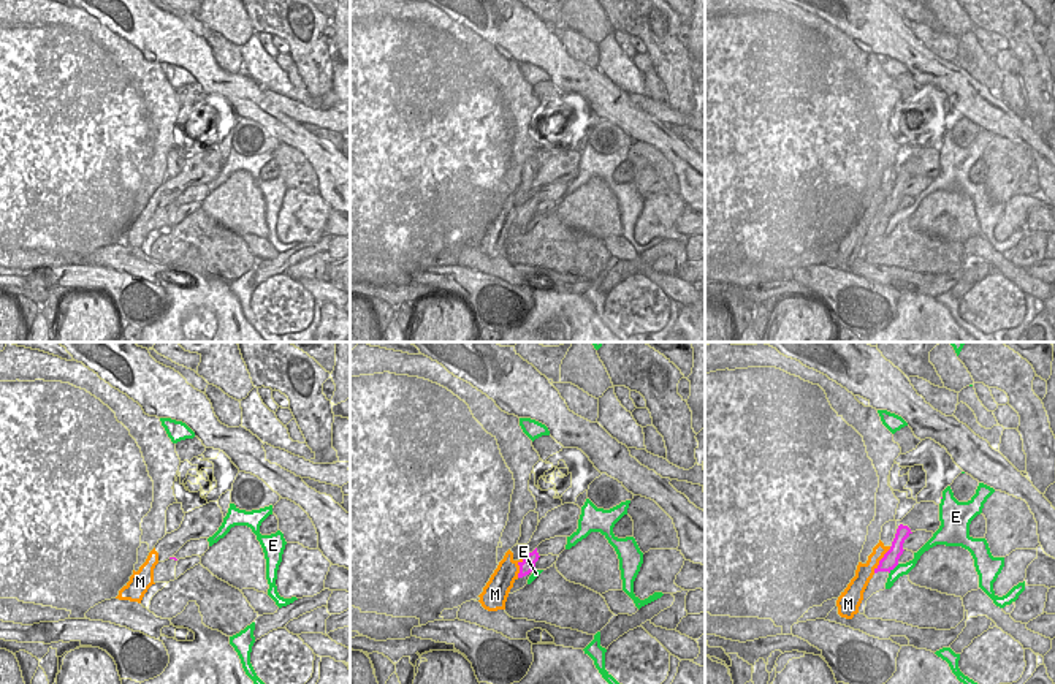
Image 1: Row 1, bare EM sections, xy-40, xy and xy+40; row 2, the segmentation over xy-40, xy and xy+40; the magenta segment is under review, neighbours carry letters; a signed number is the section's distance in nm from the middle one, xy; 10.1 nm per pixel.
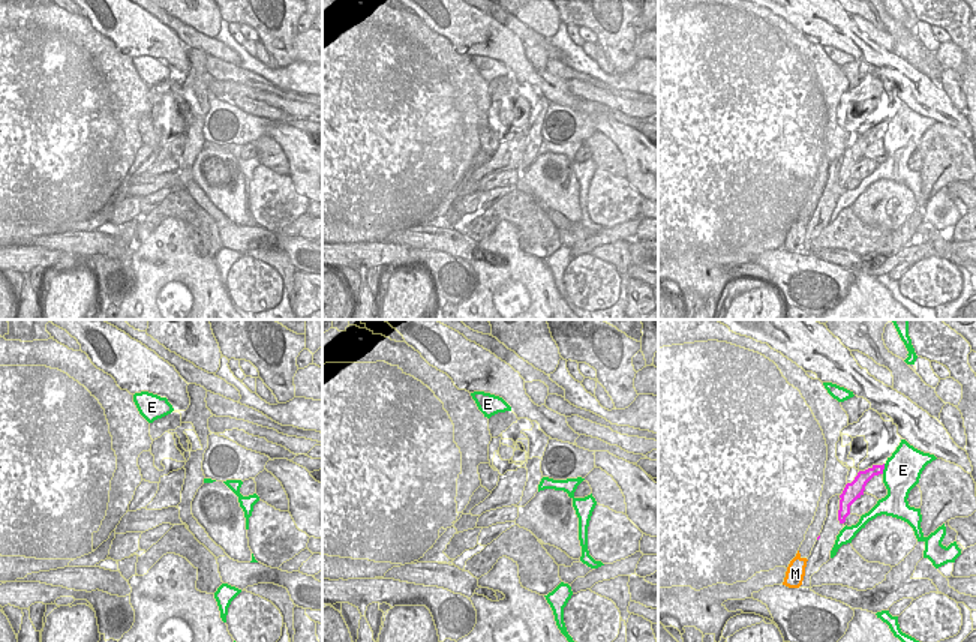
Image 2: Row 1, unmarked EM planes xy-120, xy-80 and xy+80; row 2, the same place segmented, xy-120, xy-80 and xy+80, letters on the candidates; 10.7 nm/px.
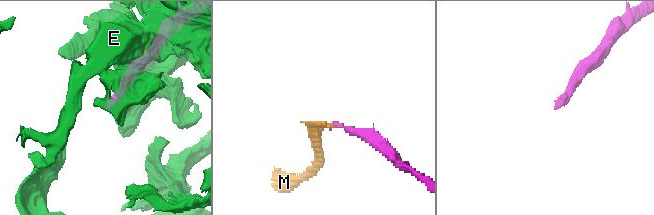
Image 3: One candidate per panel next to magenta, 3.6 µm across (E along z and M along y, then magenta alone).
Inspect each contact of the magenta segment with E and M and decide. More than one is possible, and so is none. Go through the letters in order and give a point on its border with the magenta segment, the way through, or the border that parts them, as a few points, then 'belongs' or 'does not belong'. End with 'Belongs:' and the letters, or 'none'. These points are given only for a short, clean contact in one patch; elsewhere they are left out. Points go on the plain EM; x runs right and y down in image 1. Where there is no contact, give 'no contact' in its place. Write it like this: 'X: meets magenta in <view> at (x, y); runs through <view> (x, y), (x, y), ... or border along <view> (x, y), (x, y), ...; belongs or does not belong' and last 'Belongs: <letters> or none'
E: meets magenta in xy+40 at (894, 212); does not belong
M: meets magenta in xy+40 at (881, 205); border along xy+40 (891, 192), (873, 217); does not belong
Belongs: none

